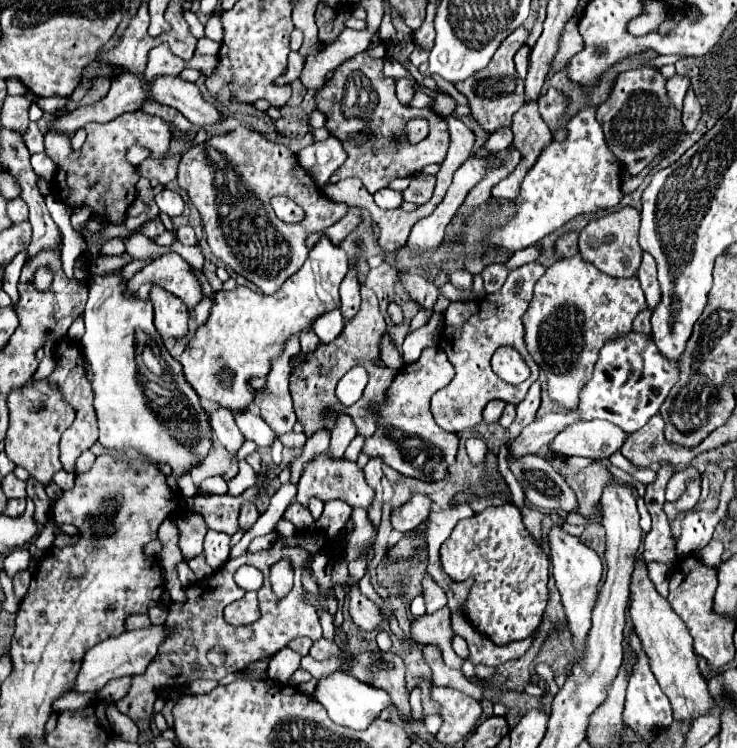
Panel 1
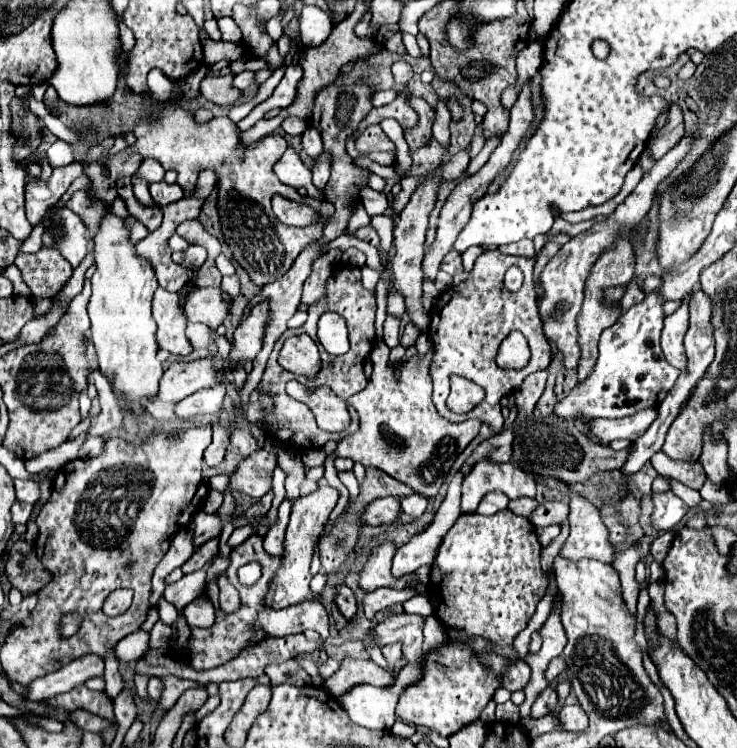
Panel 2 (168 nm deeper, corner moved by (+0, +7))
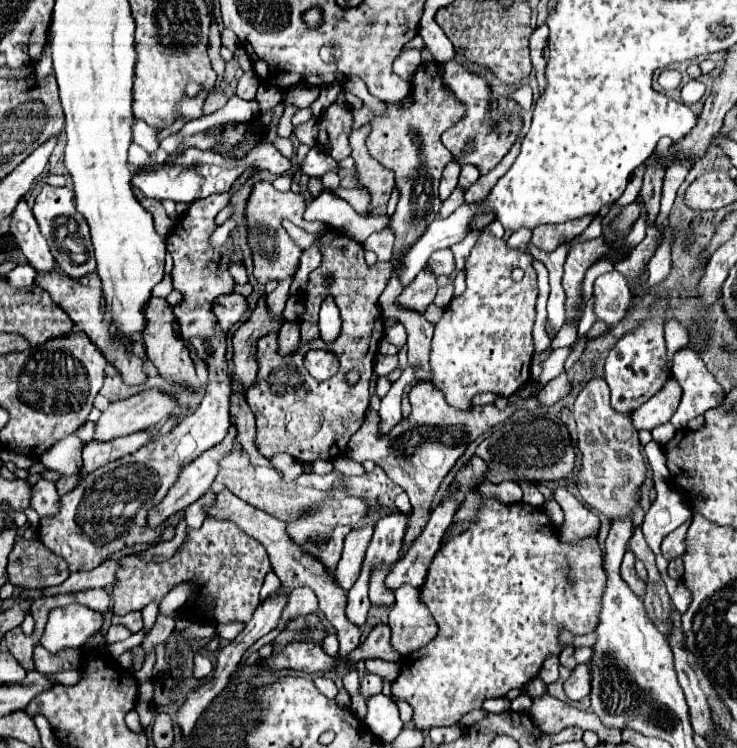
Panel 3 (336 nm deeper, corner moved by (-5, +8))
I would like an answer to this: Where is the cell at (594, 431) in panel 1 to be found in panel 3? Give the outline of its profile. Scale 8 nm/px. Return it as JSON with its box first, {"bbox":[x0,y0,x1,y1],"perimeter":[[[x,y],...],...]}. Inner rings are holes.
{"bbox":[631,376,681,430],"perimeter":[[[669,376],[669,380],[663,384],[661,392],[651,396],[641,408],[637,408],[631,414],[635,428],[637,430],[643,430],[643,428],[653,430],[659,424],[669,422],[673,412],[679,406],[679,400],[681,400],[681,386],[673,376]]]}

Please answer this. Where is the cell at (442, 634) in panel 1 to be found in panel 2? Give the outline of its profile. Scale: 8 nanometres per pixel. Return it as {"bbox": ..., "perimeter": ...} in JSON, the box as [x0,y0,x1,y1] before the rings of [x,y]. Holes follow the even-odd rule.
{"bbox":[376,615,424,661],"perimeter":[[[390,615],[376,625],[376,635],[380,645],[402,643],[402,653],[408,661],[422,661],[422,629],[424,617],[420,615]]]}

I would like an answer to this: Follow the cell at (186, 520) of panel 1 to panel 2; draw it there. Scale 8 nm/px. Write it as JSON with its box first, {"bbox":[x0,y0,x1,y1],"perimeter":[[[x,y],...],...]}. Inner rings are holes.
{"bbox":[152,531,194,607],"perimeter":[[[178,531],[176,537],[170,543],[168,553],[164,555],[164,559],[158,563],[156,573],[152,577],[152,607],[158,605],[158,599],[162,597],[162,591],[166,587],[164,579],[168,577],[168,573],[172,573],[176,567],[182,567],[190,557],[194,555],[194,533],[192,531]]]}

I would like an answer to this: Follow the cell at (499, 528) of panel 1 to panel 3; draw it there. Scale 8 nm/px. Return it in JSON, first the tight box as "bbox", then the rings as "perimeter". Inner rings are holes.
{"bbox":[391,490,605,730],"perimeter":[[[471,490],[465,494],[463,502],[459,504],[455,516],[453,516],[453,524],[461,524],[461,522],[471,522],[467,530],[463,530],[461,534],[457,536],[449,536],[447,542],[443,542],[433,558],[433,562],[429,564],[429,570],[427,570],[427,578],[425,578],[425,584],[421,586],[421,602],[427,604],[427,608],[431,610],[435,622],[439,624],[439,636],[437,640],[433,640],[431,644],[427,644],[425,648],[417,650],[417,652],[411,652],[407,654],[403,660],[401,660],[401,674],[397,676],[397,680],[393,682],[391,686],[391,694],[395,700],[405,700],[411,708],[413,708],[413,724],[419,728],[419,730],[429,730],[429,728],[435,728],[435,726],[451,726],[451,724],[457,724],[459,718],[469,712],[469,710],[475,710],[475,708],[481,708],[483,700],[487,698],[499,698],[499,696],[505,696],[511,688],[523,688],[529,680],[533,680],[537,674],[539,674],[539,668],[543,666],[543,660],[551,654],[559,656],[561,650],[565,648],[561,642],[559,642],[559,630],[561,628],[567,628],[569,631],[575,634],[575,636],[583,636],[583,634],[589,634],[597,628],[597,618],[599,618],[599,612],[601,612],[601,592],[605,588],[605,572],[603,572],[603,554],[601,554],[601,548],[599,548],[599,542],[595,536],[587,536],[583,540],[579,540],[577,544],[569,544],[569,542],[563,542],[559,532],[555,530],[553,522],[549,520],[549,516],[545,514],[543,508],[537,508],[537,506],[529,506],[525,502],[517,502],[517,504],[501,504],[499,500],[495,498],[483,498],[479,494],[479,490]]]}

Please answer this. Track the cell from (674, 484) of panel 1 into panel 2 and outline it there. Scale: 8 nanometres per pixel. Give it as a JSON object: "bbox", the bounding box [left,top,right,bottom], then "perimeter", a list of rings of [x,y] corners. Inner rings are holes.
{"bbox":[652,491,688,531],"perimeter":[[[672,491],[652,493],[652,497],[654,497],[654,507],[656,507],[656,511],[652,513],[652,525],[656,529],[668,531],[688,513],[688,505]]]}

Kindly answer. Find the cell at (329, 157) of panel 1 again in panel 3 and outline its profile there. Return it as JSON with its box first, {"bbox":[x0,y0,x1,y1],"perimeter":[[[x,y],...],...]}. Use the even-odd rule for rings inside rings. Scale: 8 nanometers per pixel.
{"bbox":[303,192,391,244],"perimeter":[[[323,192],[319,198],[309,202],[303,218],[309,222],[311,220],[325,222],[331,228],[345,232],[345,236],[353,236],[353,240],[357,240],[359,244],[363,244],[373,232],[383,230],[391,224],[389,216],[361,216],[361,214],[357,214],[345,200],[335,198],[329,192]]]}

